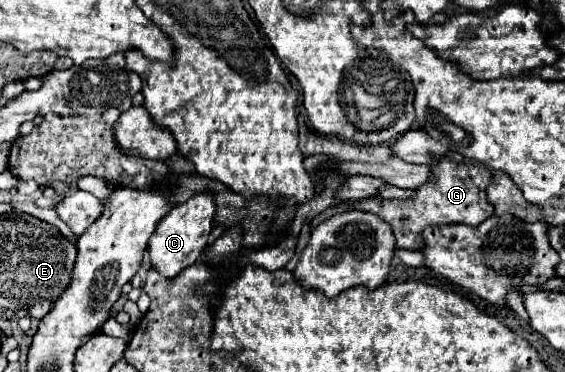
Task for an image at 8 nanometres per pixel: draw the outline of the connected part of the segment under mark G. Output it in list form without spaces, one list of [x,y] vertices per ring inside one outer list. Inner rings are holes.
[[[443,157],[443,161],[431,165],[431,179],[417,189],[417,195],[409,201],[403,199],[379,199],[379,197],[369,197],[355,201],[351,205],[341,205],[337,209],[327,209],[319,217],[313,219],[311,229],[329,219],[335,213],[347,211],[347,209],[363,209],[379,215],[385,219],[395,233],[397,239],[397,249],[409,249],[409,251],[421,251],[425,243],[421,241],[421,233],[426,226],[443,225],[443,223],[465,223],[465,225],[475,226],[483,223],[489,215],[495,213],[493,205],[487,199],[487,187],[493,181],[491,171],[485,165],[465,165],[465,163],[453,163],[451,159]]]

